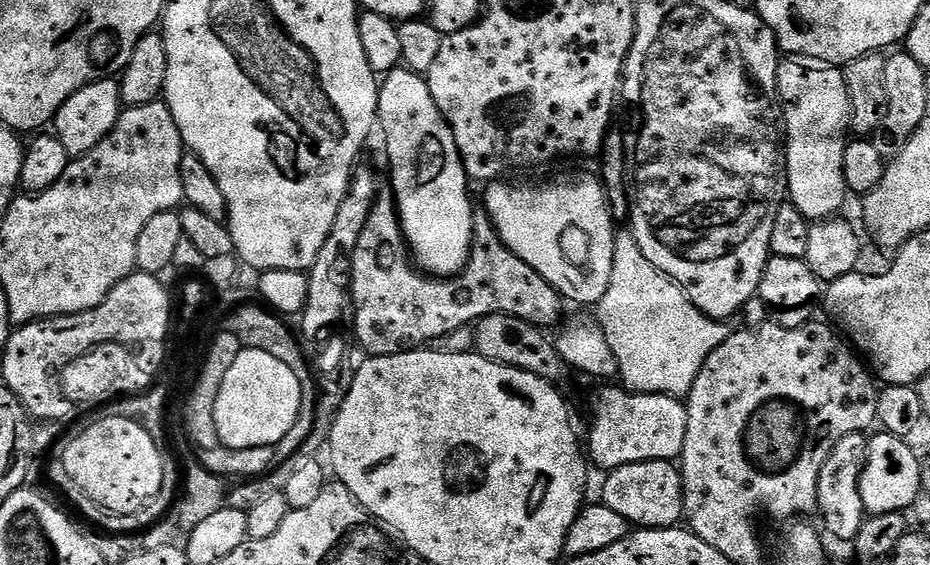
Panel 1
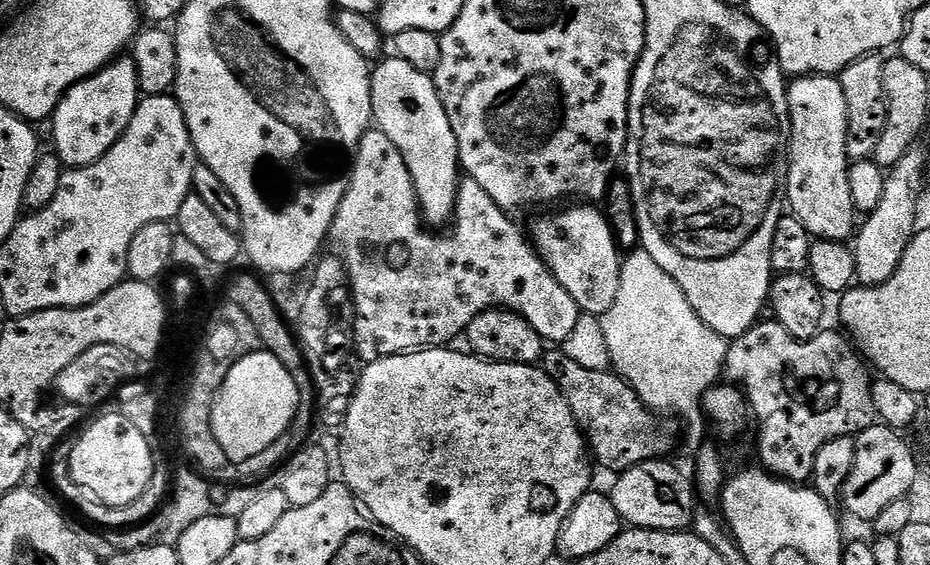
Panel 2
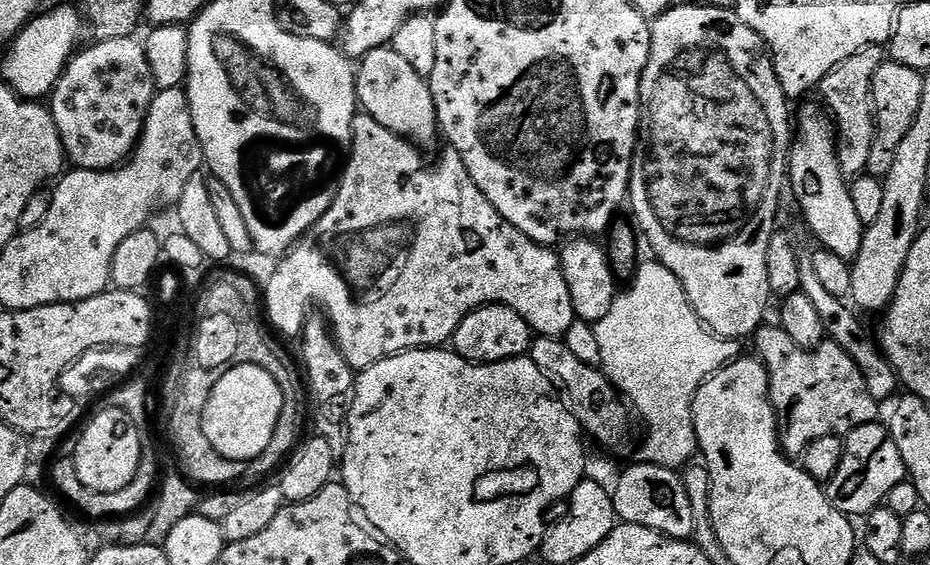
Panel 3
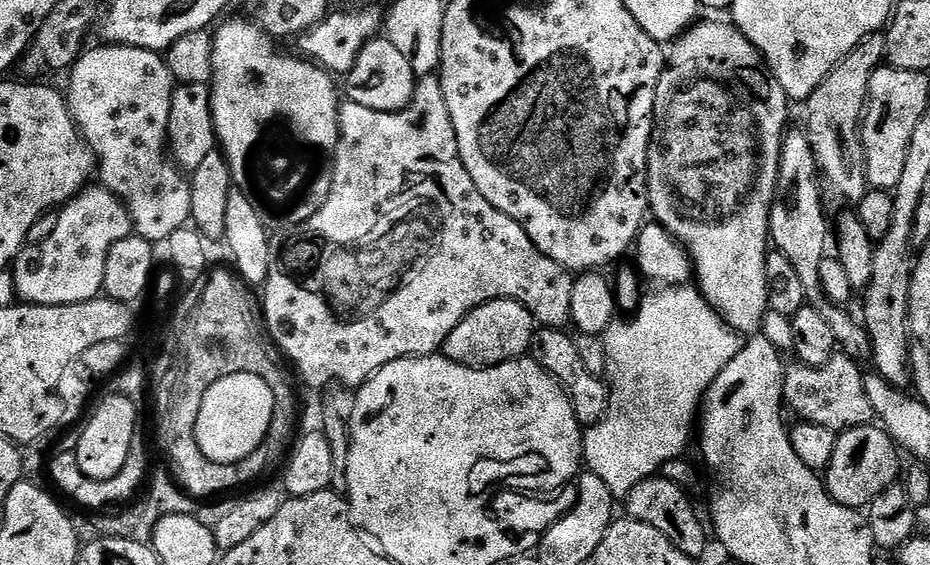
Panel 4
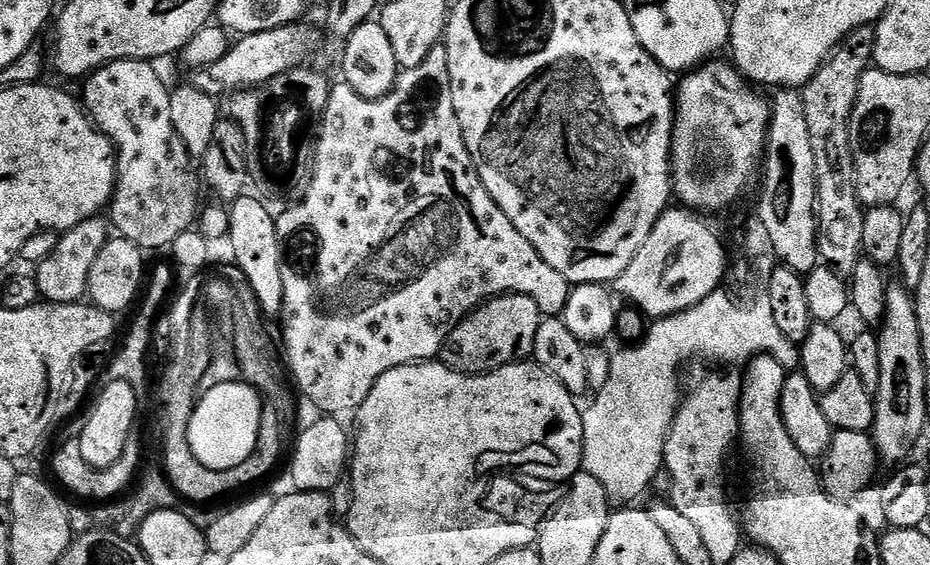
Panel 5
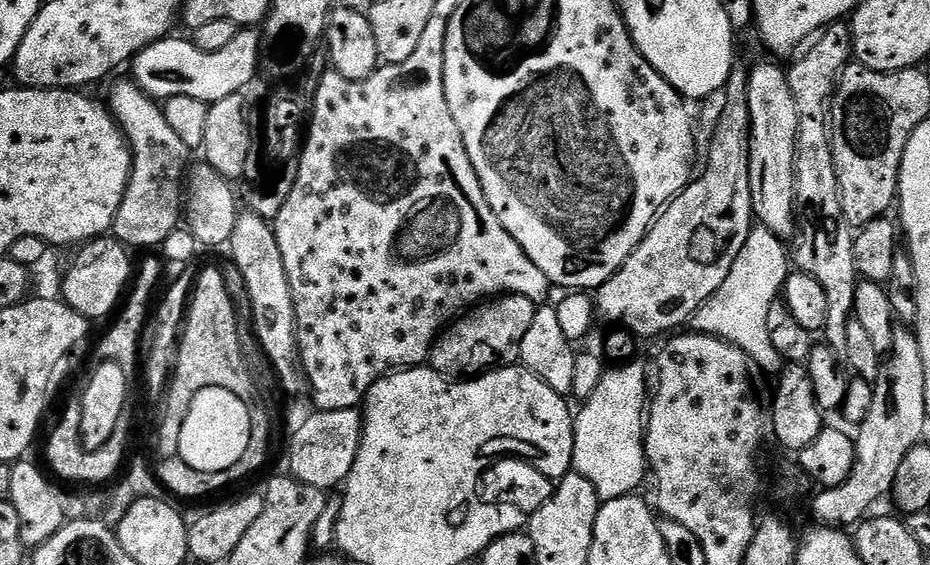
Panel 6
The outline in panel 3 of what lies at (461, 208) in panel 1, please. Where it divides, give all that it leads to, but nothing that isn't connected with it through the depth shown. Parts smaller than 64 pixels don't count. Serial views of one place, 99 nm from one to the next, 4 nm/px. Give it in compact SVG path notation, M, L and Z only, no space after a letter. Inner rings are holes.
M390 46L370 50L358 64L358 104L386 130L425 146L438 136L432 85Z

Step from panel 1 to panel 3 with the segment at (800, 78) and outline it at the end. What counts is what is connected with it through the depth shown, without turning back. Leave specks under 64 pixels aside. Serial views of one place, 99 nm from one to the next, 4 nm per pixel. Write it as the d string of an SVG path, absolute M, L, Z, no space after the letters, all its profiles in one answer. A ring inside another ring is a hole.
M819 103L808 104L800 112L800 124L798 120L798 127L794 132L794 143L792 145L792 150L790 153L790 192L796 195L796 200L800 203L800 212L804 215L804 220L808 223L808 228L810 231L816 235L816 240L821 249L826 252L833 252L838 254L838 258L847 260L849 262L855 260L858 250L862 250L862 238L864 237L865 224L862 222L862 218L858 218L858 213L854 210L854 202L850 199L850 190L848 189L849 181L842 174L840 169L840 163L838 162L838 154L836 149L838 147L838 141L836 139L836 129L834 127L834 121L831 116L828 115L827 111Z

